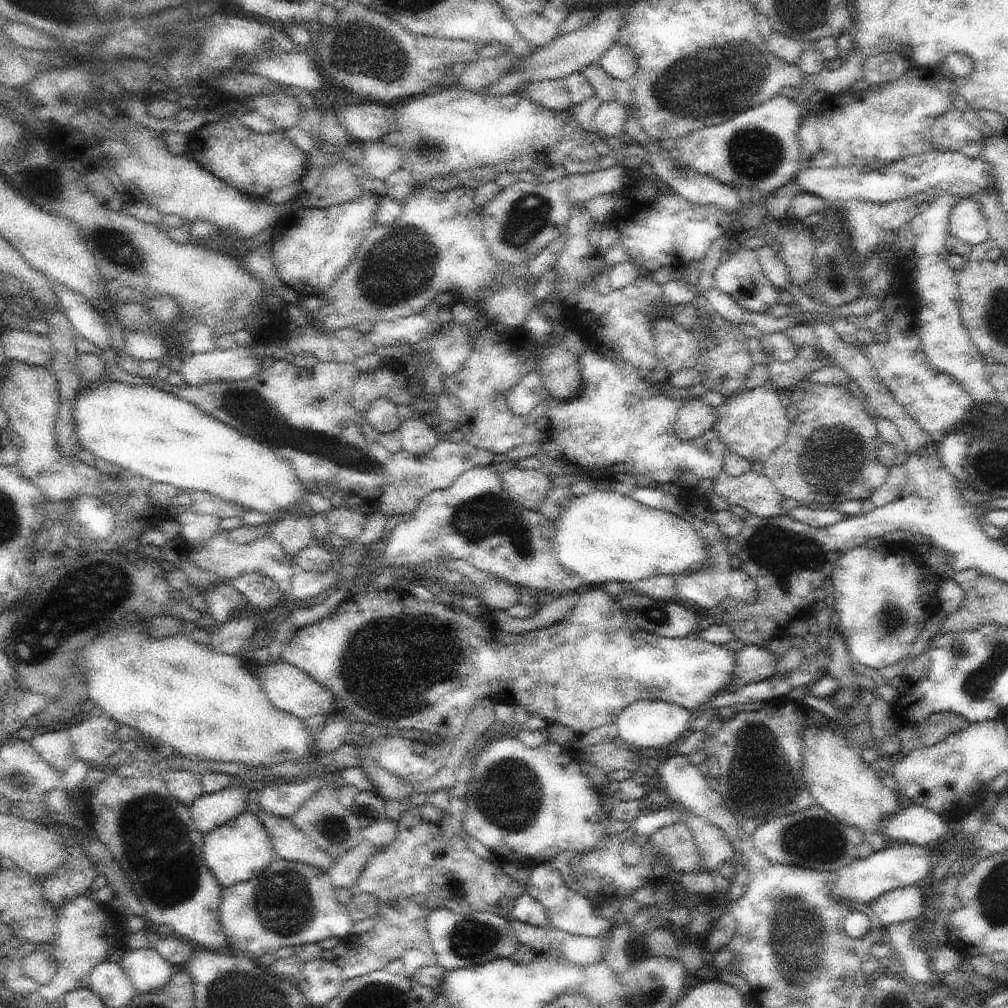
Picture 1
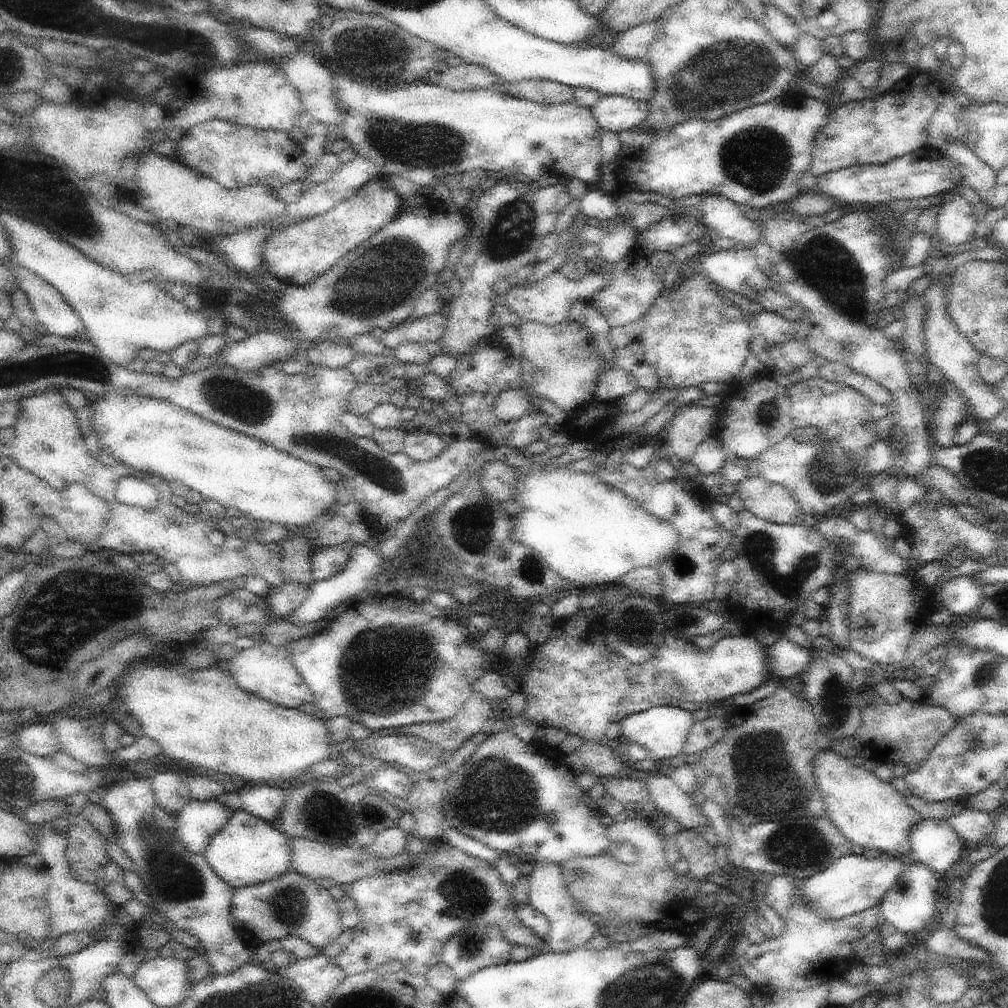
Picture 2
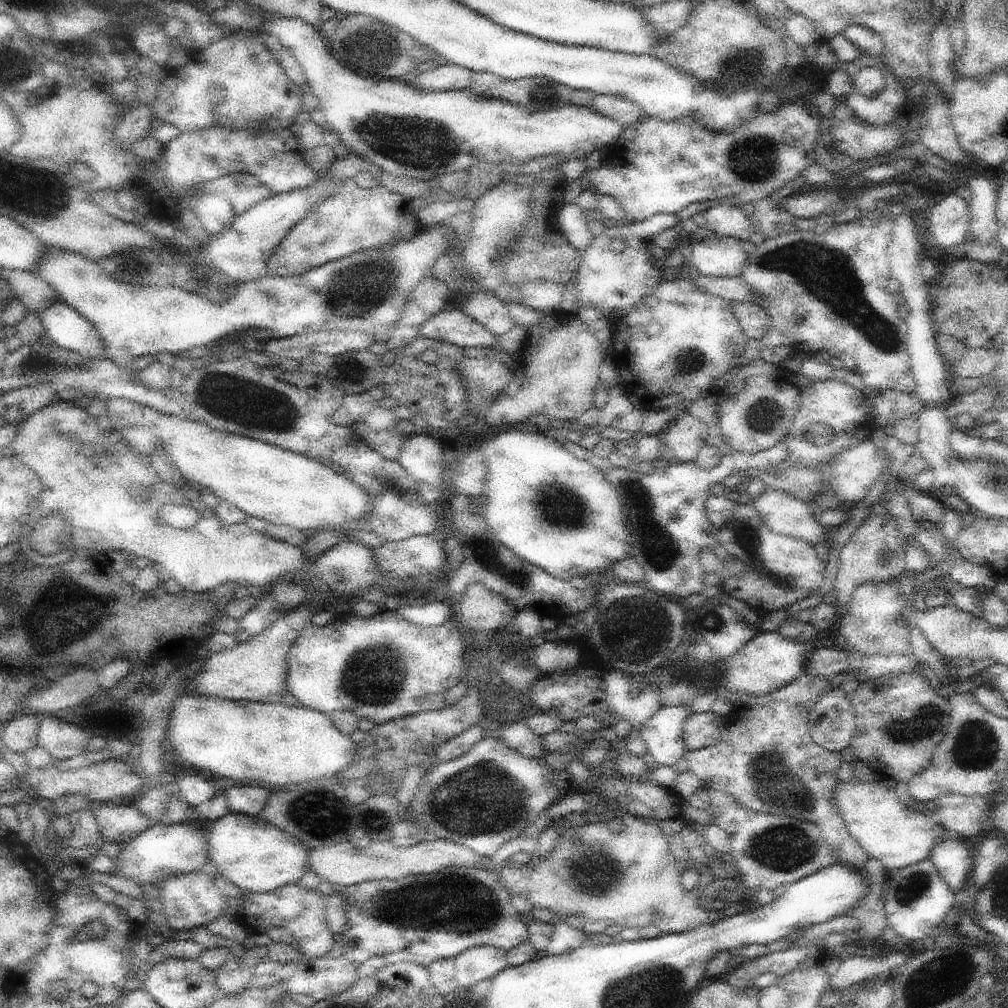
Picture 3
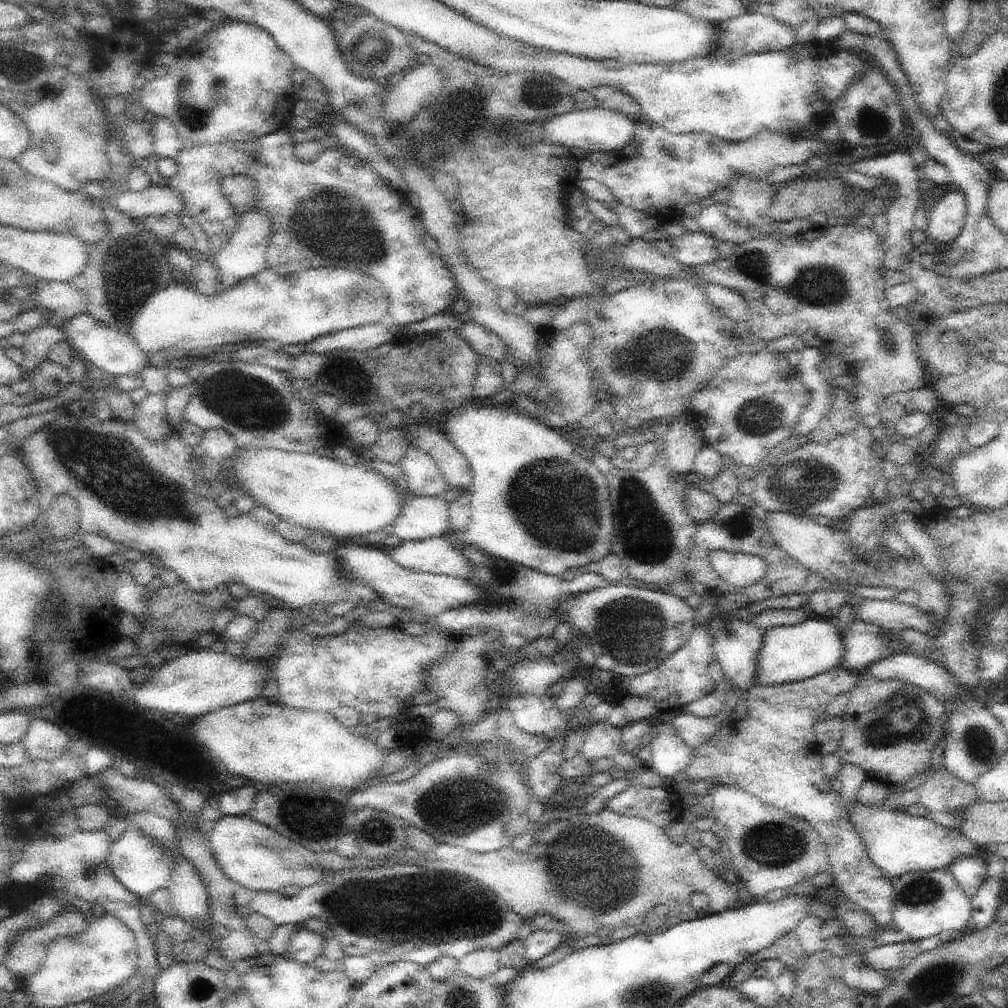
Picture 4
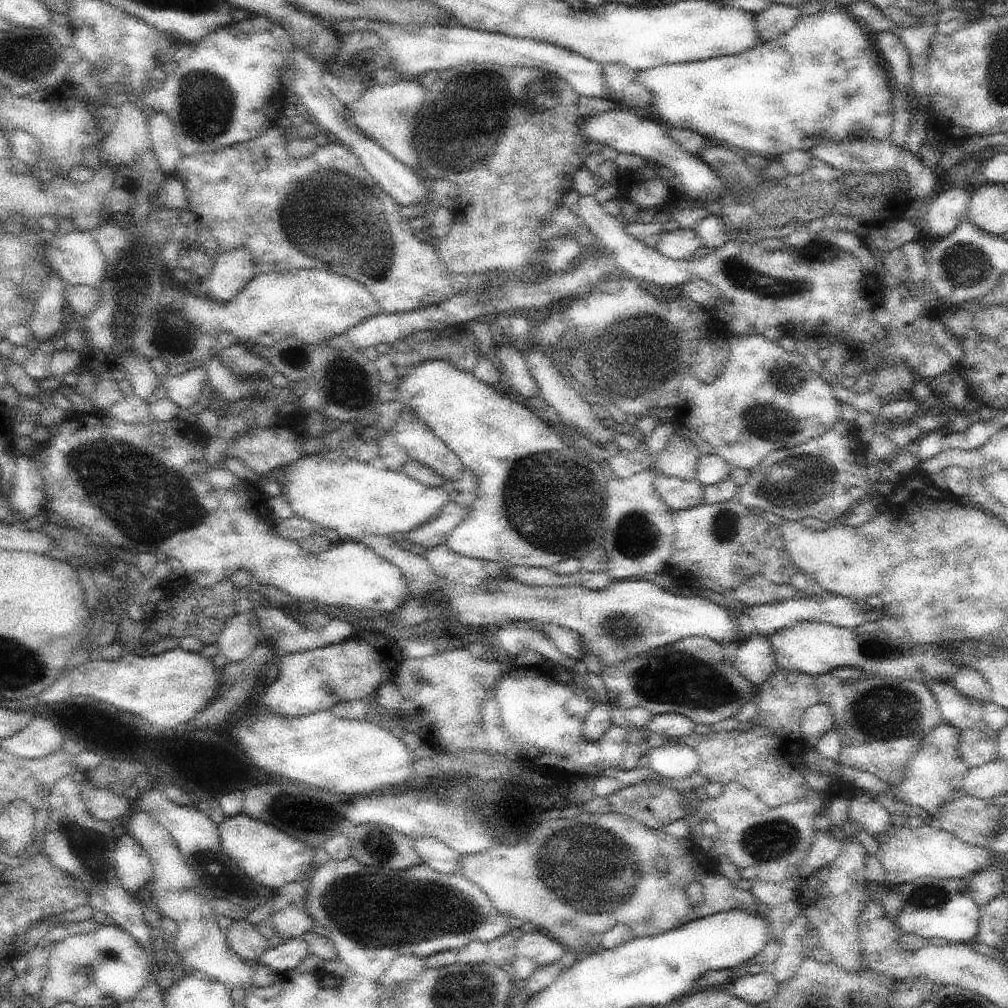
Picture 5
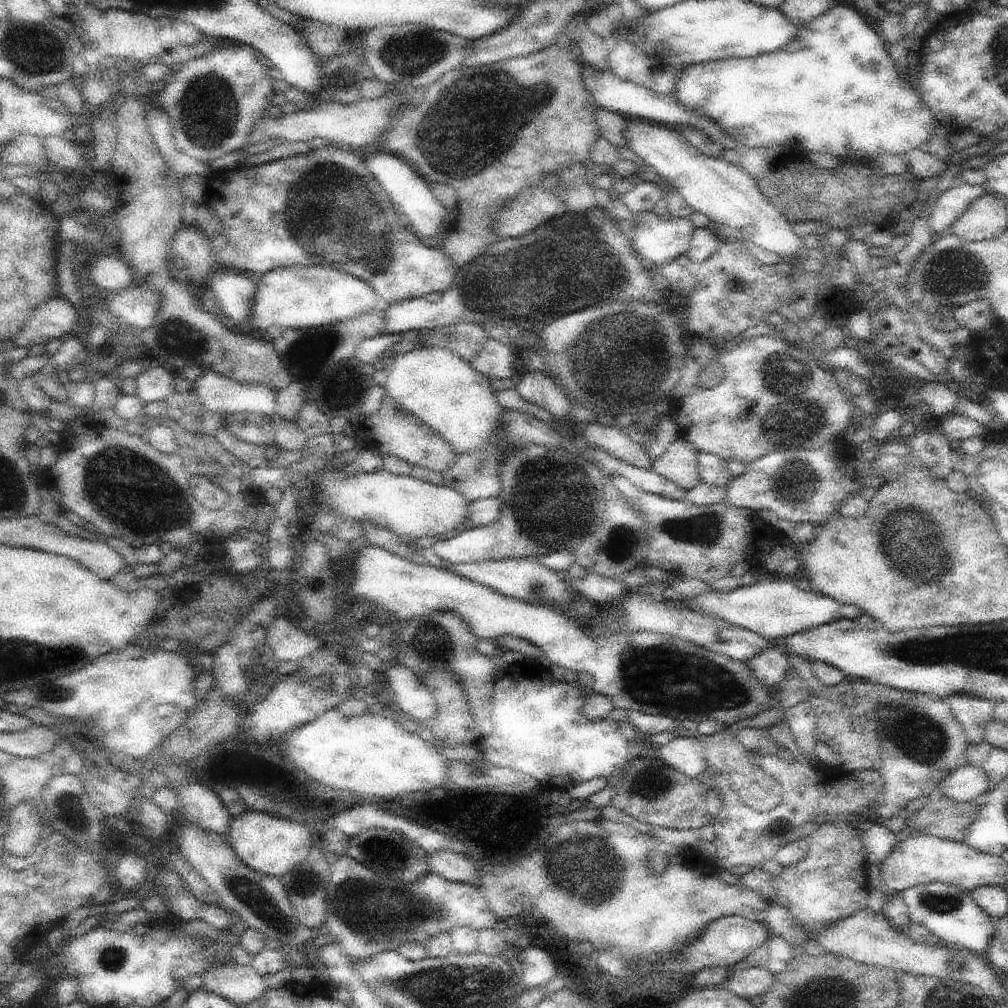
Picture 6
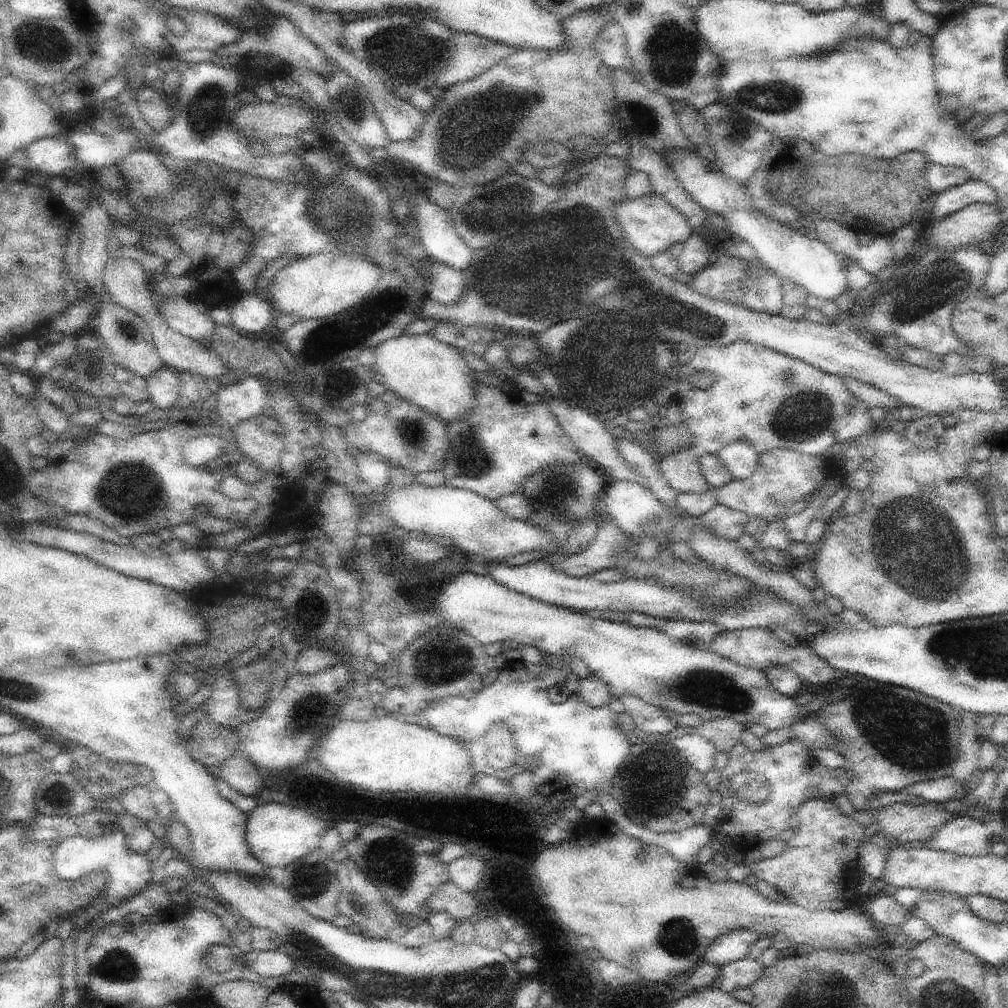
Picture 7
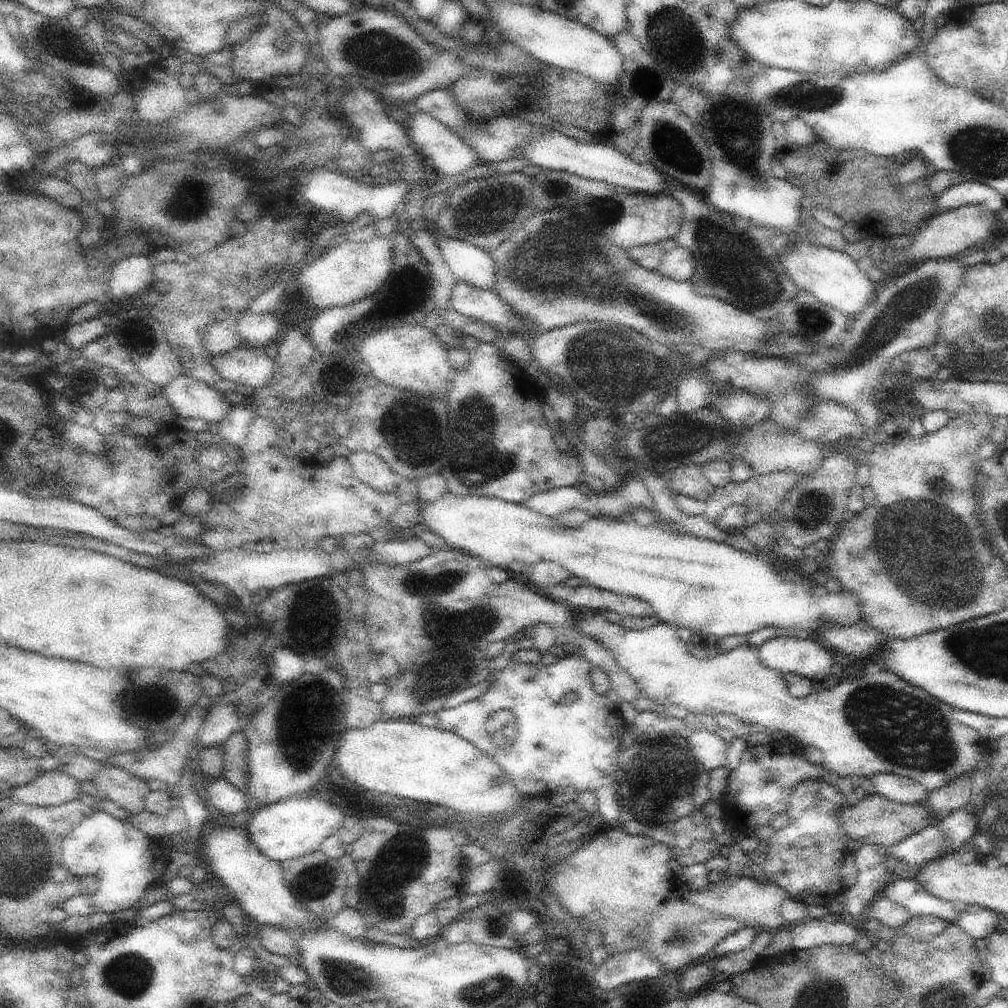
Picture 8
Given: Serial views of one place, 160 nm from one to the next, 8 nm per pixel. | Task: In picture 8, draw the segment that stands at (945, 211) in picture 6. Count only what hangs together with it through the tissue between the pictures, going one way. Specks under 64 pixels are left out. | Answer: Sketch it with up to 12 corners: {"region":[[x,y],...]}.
{"region":[[964,180],[937,200],[938,211],[986,205],[998,217],[1007,206],[990,186]]}

